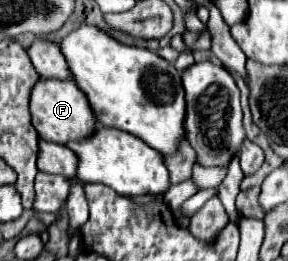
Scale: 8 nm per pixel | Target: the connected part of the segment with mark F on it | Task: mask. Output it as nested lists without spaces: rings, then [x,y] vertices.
[[[40,78],[30,94],[30,116],[38,136],[46,142],[68,144],[70,140],[82,140],[90,136],[94,130],[94,114],[88,106],[88,100],[72,80]]]

